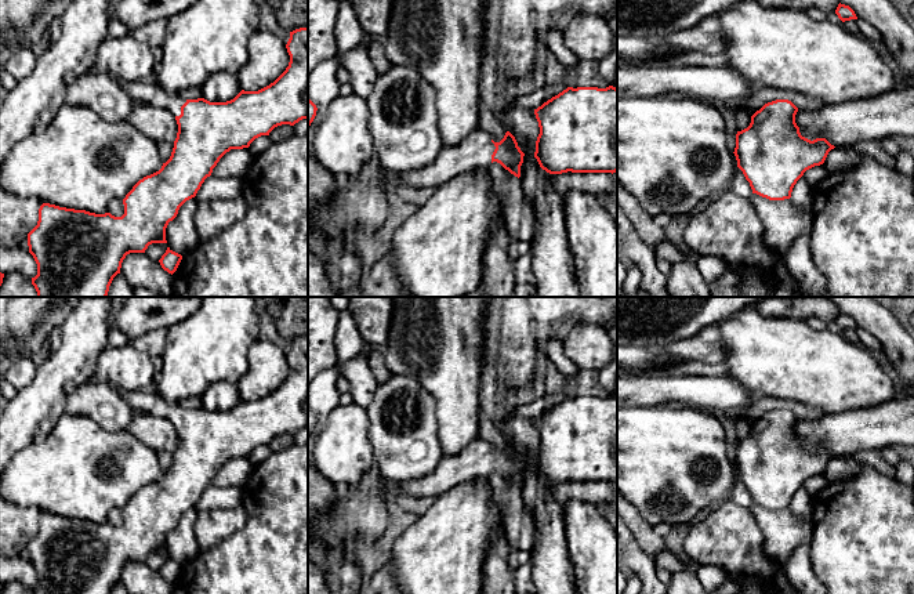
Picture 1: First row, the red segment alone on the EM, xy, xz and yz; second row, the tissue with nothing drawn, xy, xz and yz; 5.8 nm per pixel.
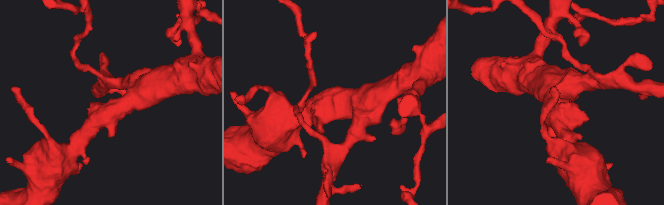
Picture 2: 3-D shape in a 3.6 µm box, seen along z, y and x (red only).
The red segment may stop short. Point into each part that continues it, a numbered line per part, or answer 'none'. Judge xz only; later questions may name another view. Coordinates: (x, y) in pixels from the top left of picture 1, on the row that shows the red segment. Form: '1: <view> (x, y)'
1: xz (477, 148)

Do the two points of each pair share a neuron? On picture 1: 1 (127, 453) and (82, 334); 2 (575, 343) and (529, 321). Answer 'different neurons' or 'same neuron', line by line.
1: different neurons
2: different neurons

